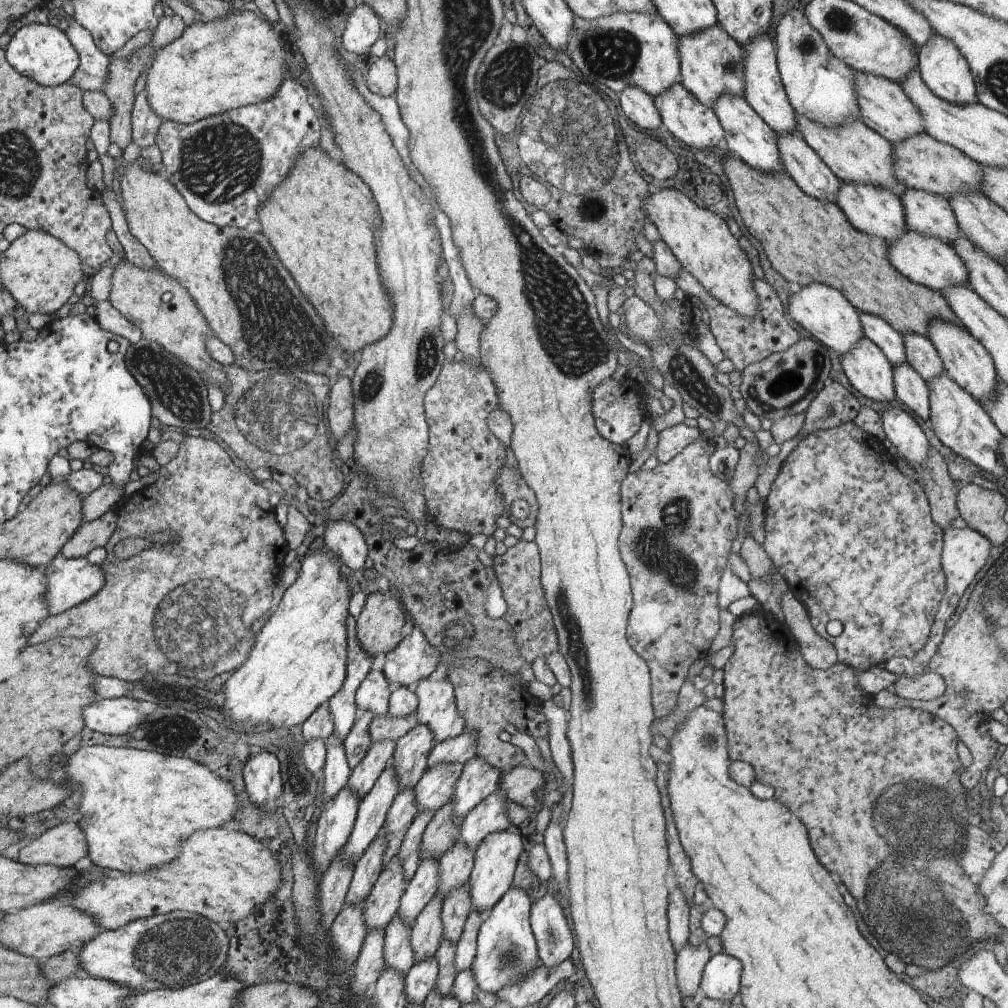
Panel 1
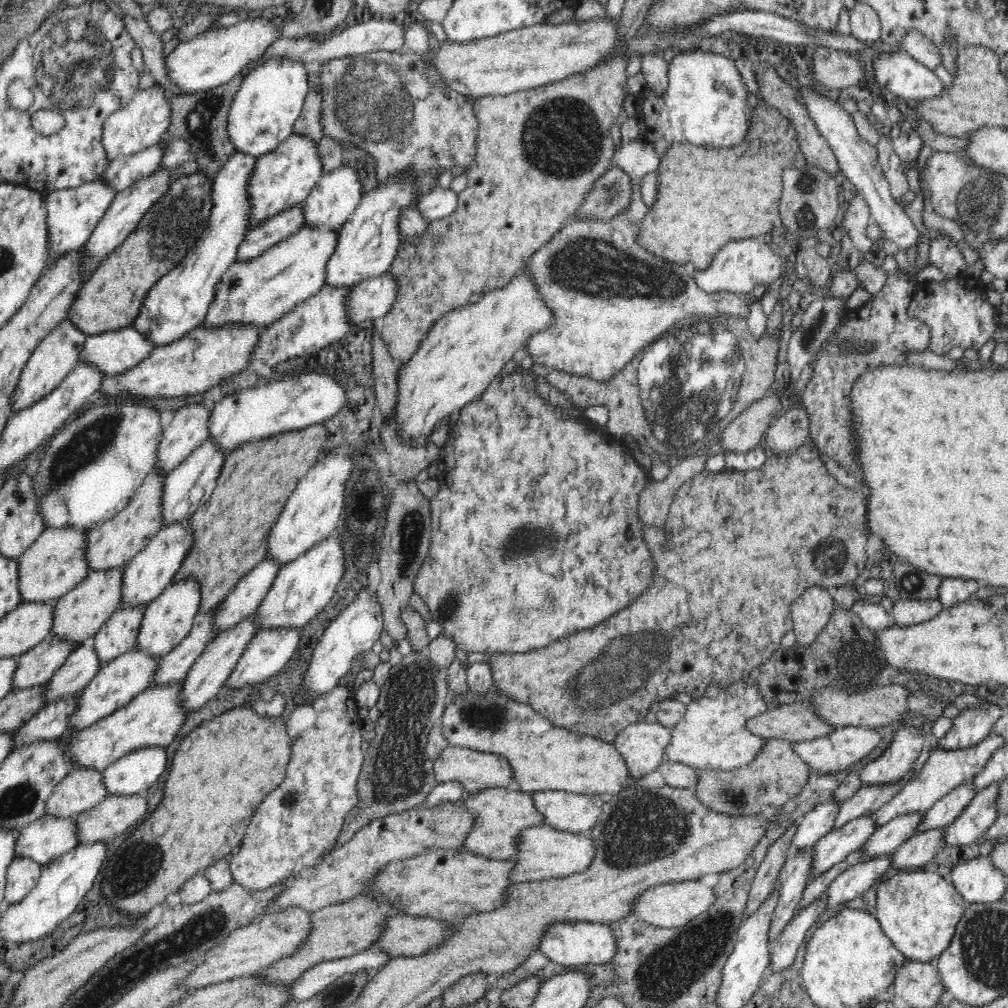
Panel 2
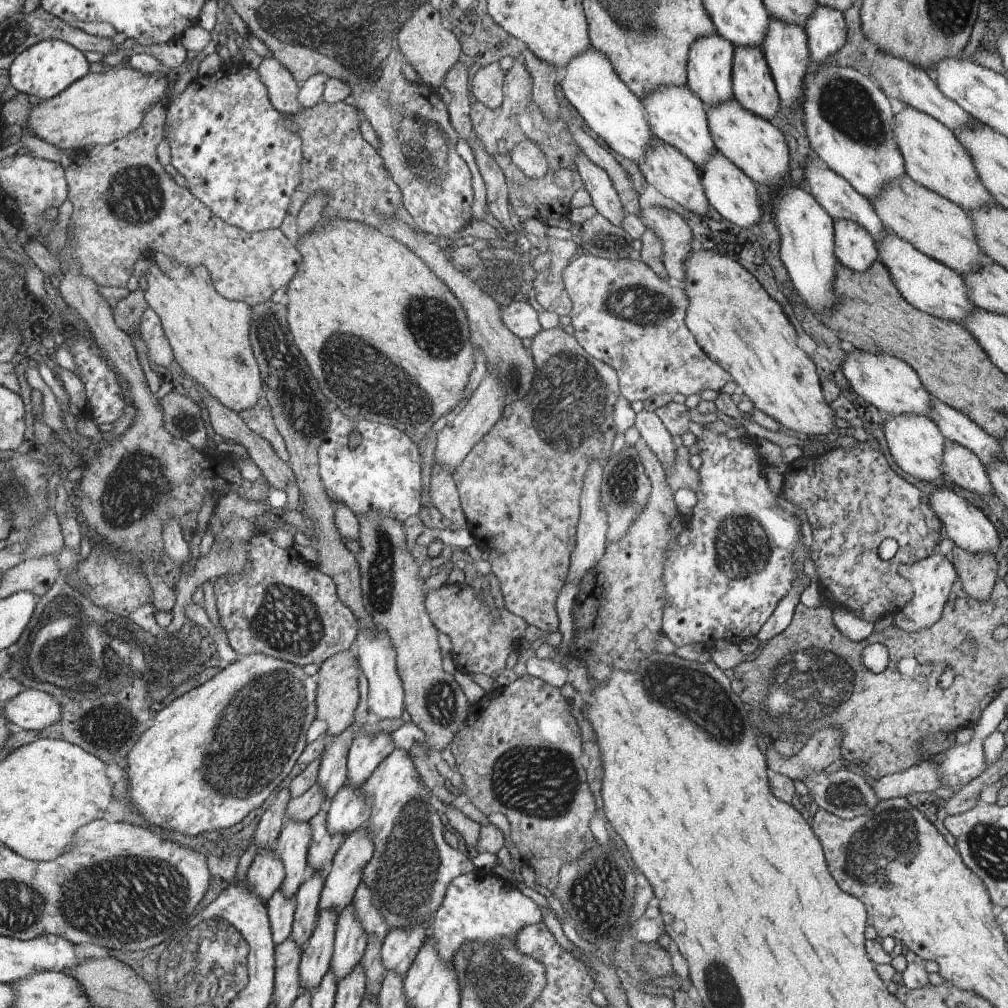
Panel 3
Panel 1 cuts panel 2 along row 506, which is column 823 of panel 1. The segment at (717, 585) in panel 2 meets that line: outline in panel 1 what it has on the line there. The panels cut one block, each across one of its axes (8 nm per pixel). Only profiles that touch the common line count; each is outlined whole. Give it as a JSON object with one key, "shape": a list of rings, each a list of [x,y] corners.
{"shape":[[[770,612],[746,613],[740,616],[734,625],[731,644],[734,652],[724,666],[726,690],[724,716],[727,721],[728,752],[732,761],[744,761],[755,770],[755,780],[775,788],[776,800],[784,800],[796,816],[808,828],[809,841],[820,864],[831,872],[836,872],[850,894],[856,898],[858,908],[864,916],[864,924],[876,932],[876,940],[880,940],[880,948],[900,957],[904,964],[916,964],[923,970],[944,968],[949,962],[958,963],[960,955],[965,950],[979,947],[985,940],[998,940],[1006,936],[1001,925],[996,922],[993,914],[984,911],[986,898],[981,893],[978,881],[968,876],[961,867],[961,854],[965,851],[966,826],[968,820],[968,804],[963,804],[966,798],[966,787],[961,785],[960,774],[964,768],[956,753],[959,736],[955,728],[941,718],[922,709],[900,706],[893,709],[879,707],[875,703],[875,695],[866,692],[857,681],[857,670],[847,664],[837,662],[828,670],[812,668],[800,652],[797,640],[789,630],[785,621],[780,621],[770,615]]]}

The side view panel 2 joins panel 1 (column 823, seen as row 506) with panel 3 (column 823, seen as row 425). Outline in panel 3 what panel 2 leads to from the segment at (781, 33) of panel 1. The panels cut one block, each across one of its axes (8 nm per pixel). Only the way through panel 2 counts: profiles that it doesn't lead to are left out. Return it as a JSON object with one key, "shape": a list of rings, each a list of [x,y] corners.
{"shape":[[[835,63],[823,64],[819,71],[806,74],[804,97],[802,98],[803,126],[808,137],[812,154],[824,160],[830,170],[846,178],[860,194],[868,198],[878,198],[884,186],[902,178],[906,173],[904,158],[900,154],[894,138],[894,113],[890,99],[869,77],[853,67],[840,67]]]}

